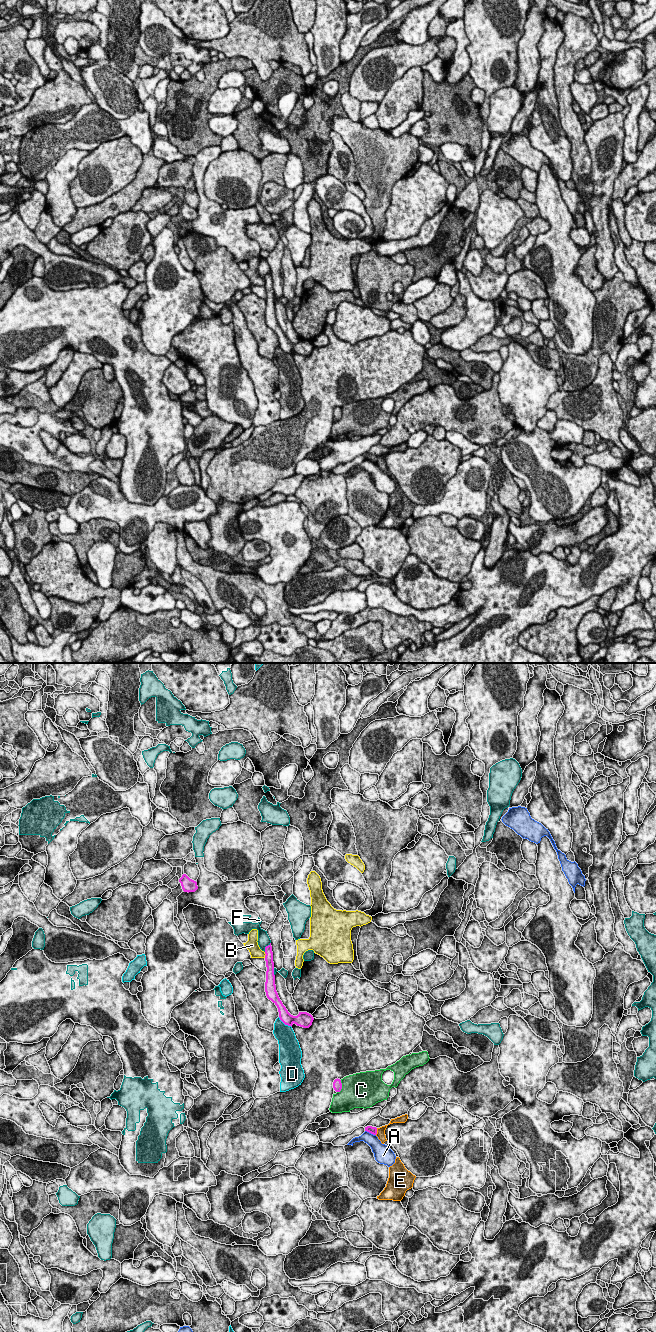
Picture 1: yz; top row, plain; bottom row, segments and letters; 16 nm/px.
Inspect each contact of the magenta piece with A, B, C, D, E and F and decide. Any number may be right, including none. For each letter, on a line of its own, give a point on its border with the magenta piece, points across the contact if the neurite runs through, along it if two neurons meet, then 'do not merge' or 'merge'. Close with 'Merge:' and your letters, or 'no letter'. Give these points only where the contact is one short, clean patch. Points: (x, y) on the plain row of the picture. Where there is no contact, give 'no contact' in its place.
A: meets magenta in yz at (370, 460); border along yz (365, 458), (375, 463); do not merge
B: meets magenta in yz at (265, 283); do not merge
C: meets magenta in yz at (341, 415); do not merge
D: meets magenta in yz at (285, 352); do not merge
E: meets magenta in yz at (376, 459); border along yz (377, 456), (375, 462); do not merge
F: meets magenta in yz at (265, 275); do not merge
Merge: no letter

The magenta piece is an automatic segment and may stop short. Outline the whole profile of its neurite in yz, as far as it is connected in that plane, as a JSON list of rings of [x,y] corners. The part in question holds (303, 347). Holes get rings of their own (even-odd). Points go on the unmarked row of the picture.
[[[271,271],[265,275],[265,282],[265,289],[267,295],[265,320],[267,326],[277,334],[280,348],[285,353],[291,355],[293,352],[296,352],[297,354],[303,356],[309,356],[314,348],[313,344],[307,340],[299,340],[297,344],[291,343],[278,324],[275,313],[274,290]]]

